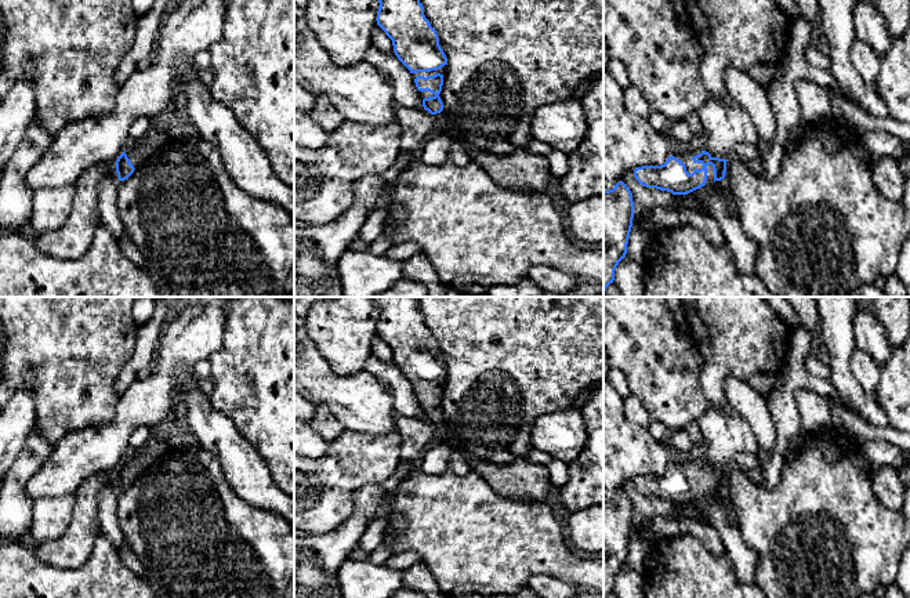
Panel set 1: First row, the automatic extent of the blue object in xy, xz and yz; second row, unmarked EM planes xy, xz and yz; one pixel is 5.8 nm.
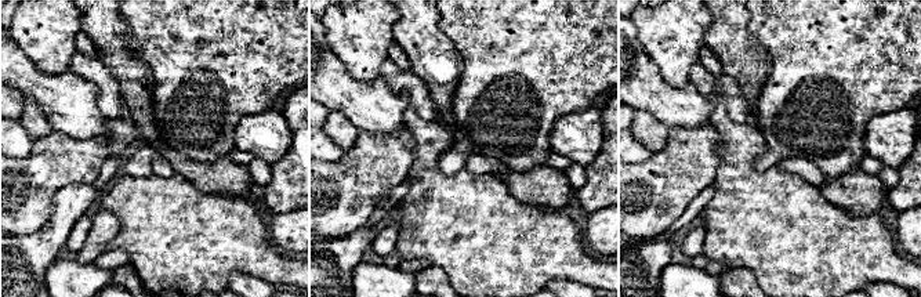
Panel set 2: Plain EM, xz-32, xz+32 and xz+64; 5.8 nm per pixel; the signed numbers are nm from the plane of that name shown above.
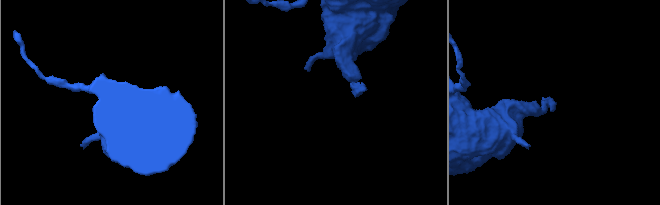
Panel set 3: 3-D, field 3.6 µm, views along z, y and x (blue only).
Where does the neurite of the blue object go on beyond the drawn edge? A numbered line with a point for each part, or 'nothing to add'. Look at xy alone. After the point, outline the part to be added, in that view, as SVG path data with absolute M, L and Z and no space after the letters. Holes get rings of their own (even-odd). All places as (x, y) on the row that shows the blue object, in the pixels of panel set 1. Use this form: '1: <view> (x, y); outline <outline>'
1: xy (156, 136); outline M171 113L152 119L152 124L145 135L126 148L126 155L134 168L137 168L145 159L153 155L168 141L166 128L168 122L171 122Z

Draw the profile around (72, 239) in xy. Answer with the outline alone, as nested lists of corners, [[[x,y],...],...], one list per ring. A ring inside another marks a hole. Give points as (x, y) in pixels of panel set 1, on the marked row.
[[[116,162],[94,164],[76,181],[76,195],[68,220],[55,231],[44,232],[33,239],[44,254],[61,258],[80,258],[91,246],[99,214],[99,181],[112,174],[119,182]]]

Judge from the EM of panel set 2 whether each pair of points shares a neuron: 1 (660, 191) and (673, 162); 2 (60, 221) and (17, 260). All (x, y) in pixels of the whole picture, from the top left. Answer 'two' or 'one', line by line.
1: one
2: one

